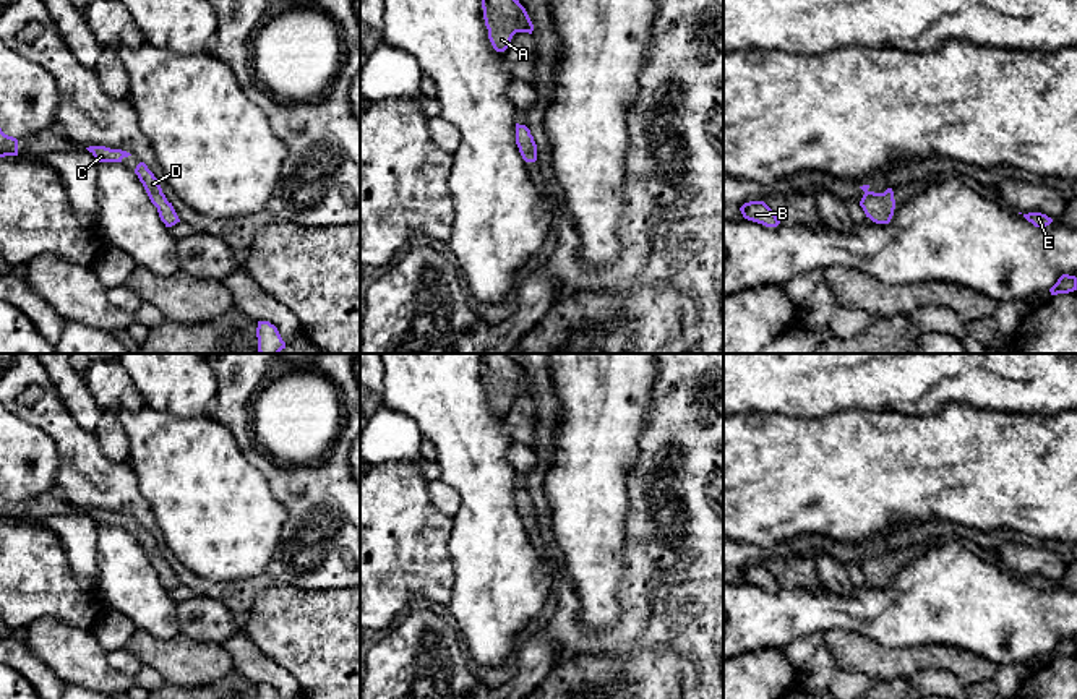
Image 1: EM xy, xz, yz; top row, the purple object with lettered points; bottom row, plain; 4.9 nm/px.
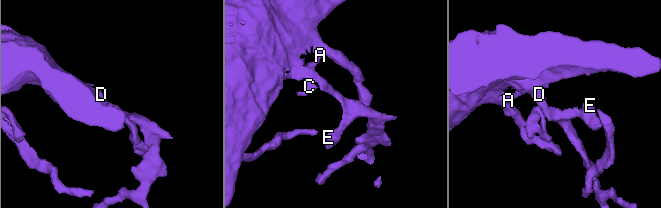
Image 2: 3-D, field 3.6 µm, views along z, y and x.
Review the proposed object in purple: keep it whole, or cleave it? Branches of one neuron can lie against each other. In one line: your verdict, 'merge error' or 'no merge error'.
no merge error

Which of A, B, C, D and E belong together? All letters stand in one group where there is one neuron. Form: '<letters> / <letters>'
A B C D E

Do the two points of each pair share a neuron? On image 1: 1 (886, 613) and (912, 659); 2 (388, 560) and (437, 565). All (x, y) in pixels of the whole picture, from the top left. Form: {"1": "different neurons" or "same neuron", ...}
{"1": "different neurons", "2": "same neuron"}

